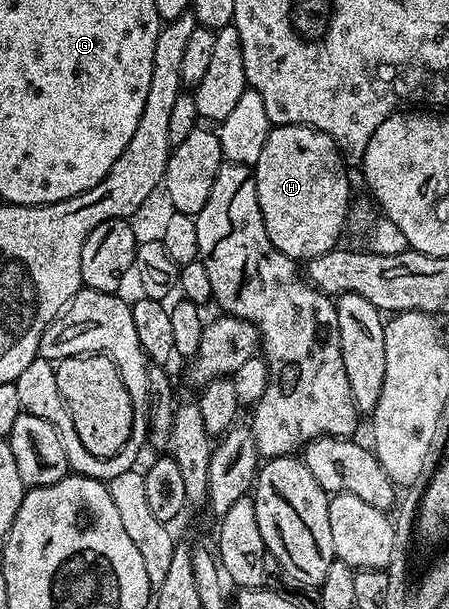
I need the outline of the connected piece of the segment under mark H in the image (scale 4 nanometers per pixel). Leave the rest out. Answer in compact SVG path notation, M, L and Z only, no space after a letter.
M281 124L272 127L270 134L265 138L265 147L261 149L261 158L257 158L253 171L257 186L257 202L261 206L261 218L265 222L265 234L269 234L269 242L273 242L273 246L277 246L277 250L281 250L281 254L285 254L296 262L306 262L326 252L332 252L337 247L340 243L339 235L343 232L343 223L347 220L347 207L351 204L351 180L347 177L348 165L345 163L339 147L333 142L333 138L329 138L329 134L316 128L309 128L305 124Z

